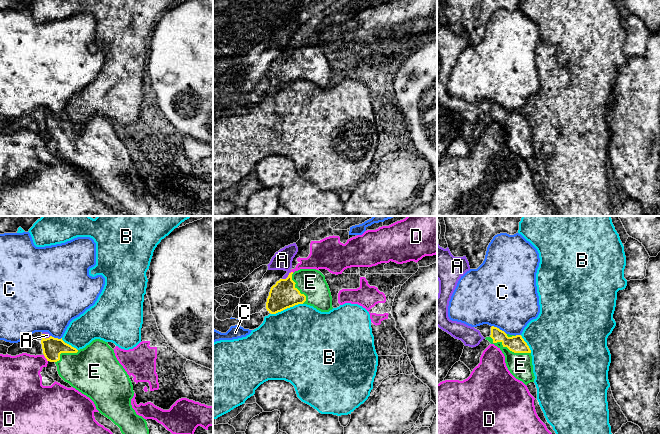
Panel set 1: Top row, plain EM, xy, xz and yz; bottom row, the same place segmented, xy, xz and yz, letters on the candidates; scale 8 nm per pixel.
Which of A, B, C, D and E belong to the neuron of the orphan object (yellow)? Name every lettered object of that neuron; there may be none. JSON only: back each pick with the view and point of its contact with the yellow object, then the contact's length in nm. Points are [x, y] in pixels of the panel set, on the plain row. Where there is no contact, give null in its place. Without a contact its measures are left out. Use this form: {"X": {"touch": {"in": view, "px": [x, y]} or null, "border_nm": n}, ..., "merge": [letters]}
{"A": {"touch": {"in": "xz", "px": [287, 53]}, "border_nm": 90}, "E": {"touch": {"in": "yz", "px": [509, 125]}, "border_nm": 360}, "merge": ["A", "E"]}

